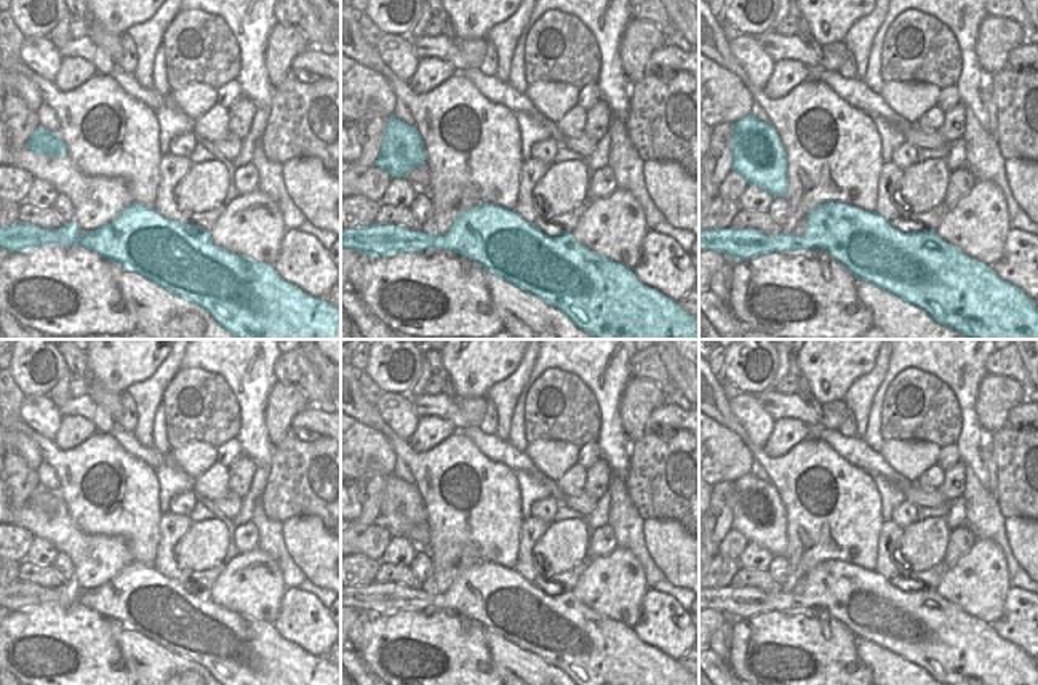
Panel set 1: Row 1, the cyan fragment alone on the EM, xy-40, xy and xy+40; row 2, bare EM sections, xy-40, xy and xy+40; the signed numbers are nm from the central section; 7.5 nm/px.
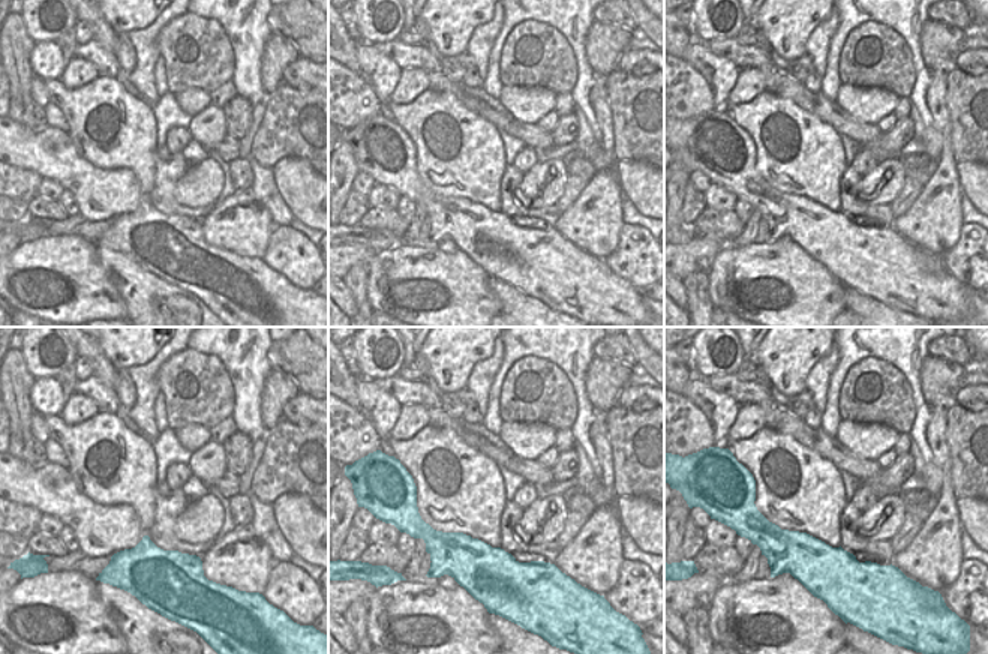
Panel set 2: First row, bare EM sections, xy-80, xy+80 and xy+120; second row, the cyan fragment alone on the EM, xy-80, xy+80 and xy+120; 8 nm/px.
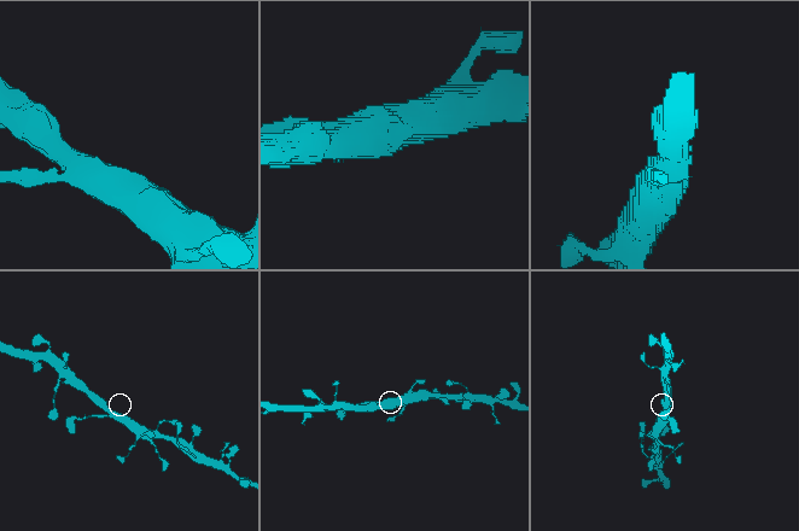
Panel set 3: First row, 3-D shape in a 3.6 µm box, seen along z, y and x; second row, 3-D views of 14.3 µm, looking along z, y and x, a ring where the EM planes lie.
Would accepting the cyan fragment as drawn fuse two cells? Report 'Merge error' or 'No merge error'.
No merge error.

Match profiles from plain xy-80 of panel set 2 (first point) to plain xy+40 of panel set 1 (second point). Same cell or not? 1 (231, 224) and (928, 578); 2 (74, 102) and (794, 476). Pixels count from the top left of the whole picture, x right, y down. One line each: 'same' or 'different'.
1: different
2: same

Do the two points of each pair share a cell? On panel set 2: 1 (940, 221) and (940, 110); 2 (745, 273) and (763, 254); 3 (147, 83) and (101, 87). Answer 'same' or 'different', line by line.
1: same
2: same
3: different

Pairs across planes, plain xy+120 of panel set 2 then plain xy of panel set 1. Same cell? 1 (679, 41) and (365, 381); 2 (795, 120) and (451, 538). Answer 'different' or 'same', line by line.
1: different
2: same

